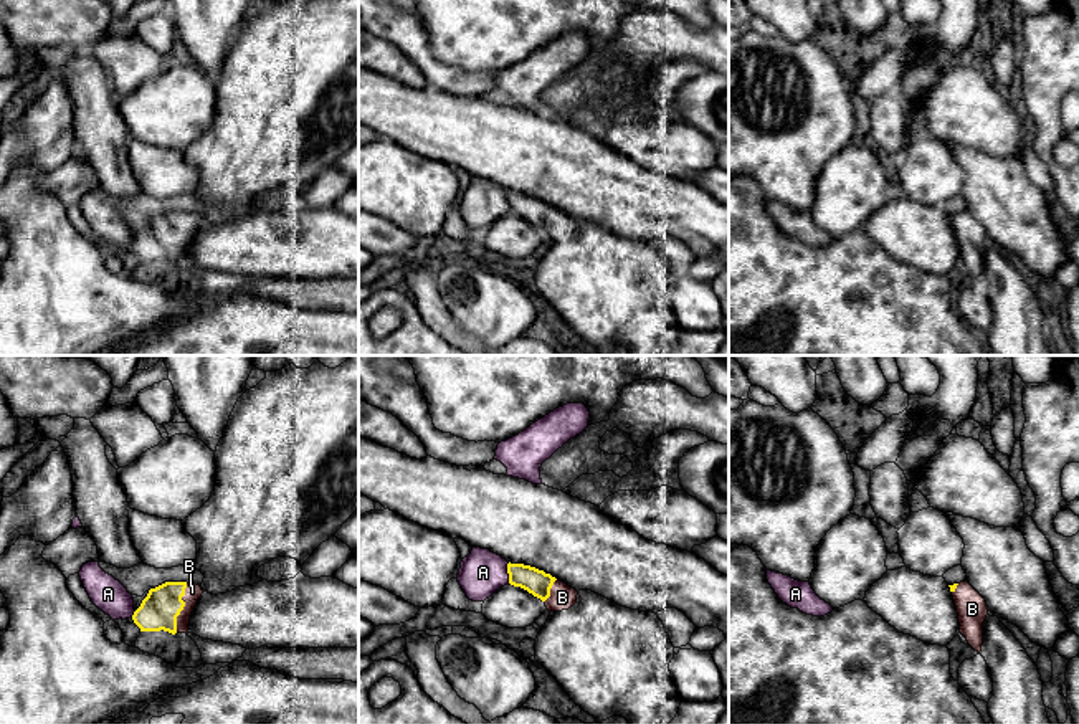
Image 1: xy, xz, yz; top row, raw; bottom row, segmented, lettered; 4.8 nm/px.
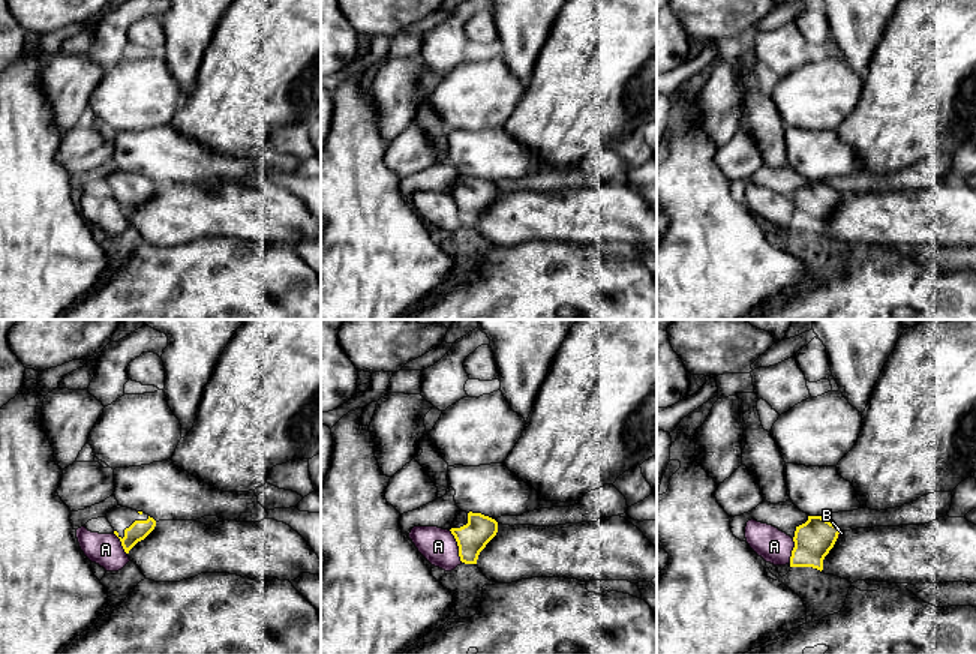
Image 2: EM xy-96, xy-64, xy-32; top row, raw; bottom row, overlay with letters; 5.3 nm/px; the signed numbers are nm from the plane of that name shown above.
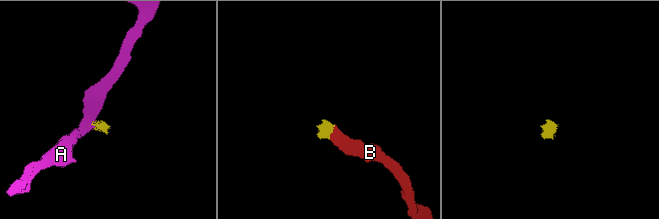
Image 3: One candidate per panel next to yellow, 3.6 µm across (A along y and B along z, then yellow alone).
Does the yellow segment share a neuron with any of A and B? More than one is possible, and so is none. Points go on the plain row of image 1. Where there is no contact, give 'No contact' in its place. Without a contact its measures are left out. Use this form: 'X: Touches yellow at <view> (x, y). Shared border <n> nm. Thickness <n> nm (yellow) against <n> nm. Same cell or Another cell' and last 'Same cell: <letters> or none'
A: Touches yellow at xz (508, 202). Shared border 100 nm. Thickness 120 nm (yellow) against 220 nm. Another cell
B: Touches yellow at xy (182, 238). Shared border 240 nm. Thickness 190 nm (yellow) against 80 nm. Same cell
Same cell: B

